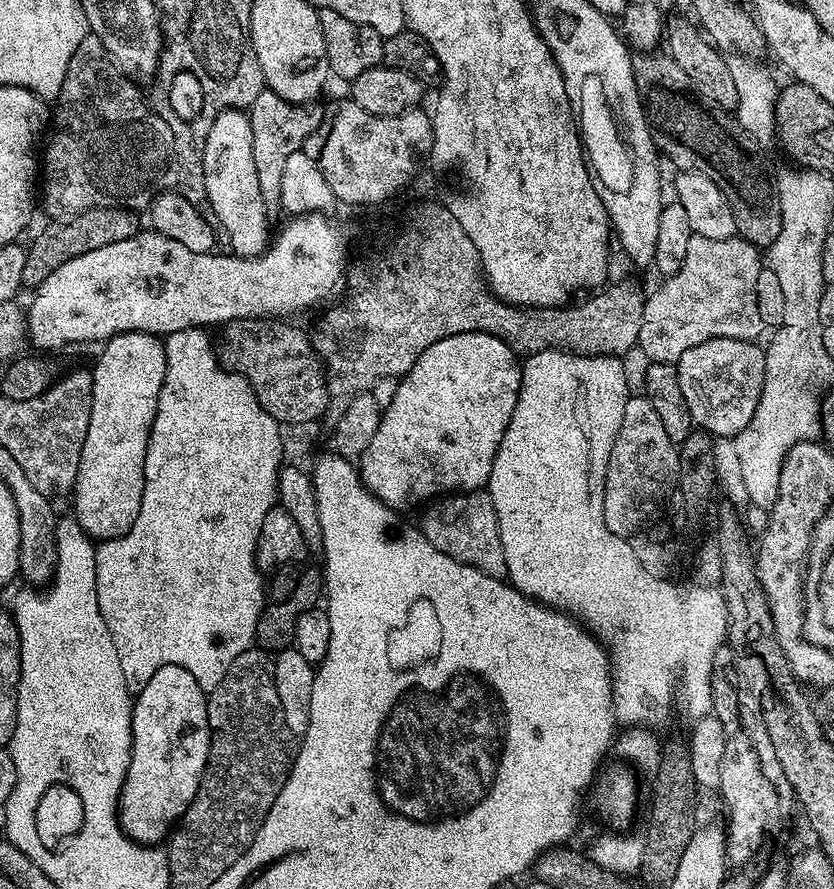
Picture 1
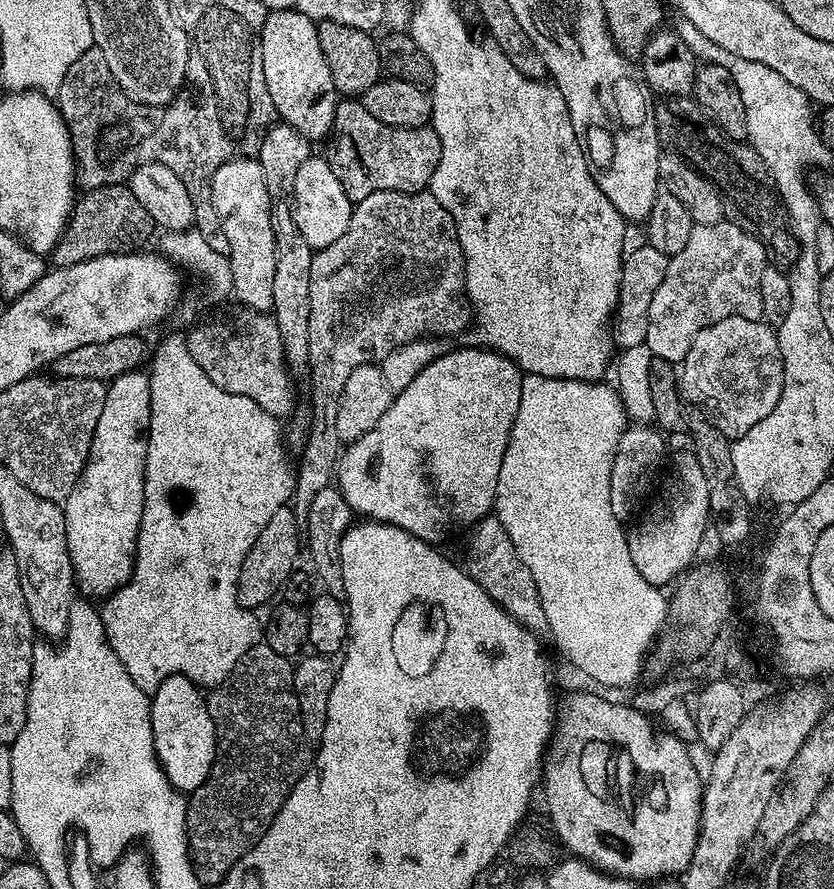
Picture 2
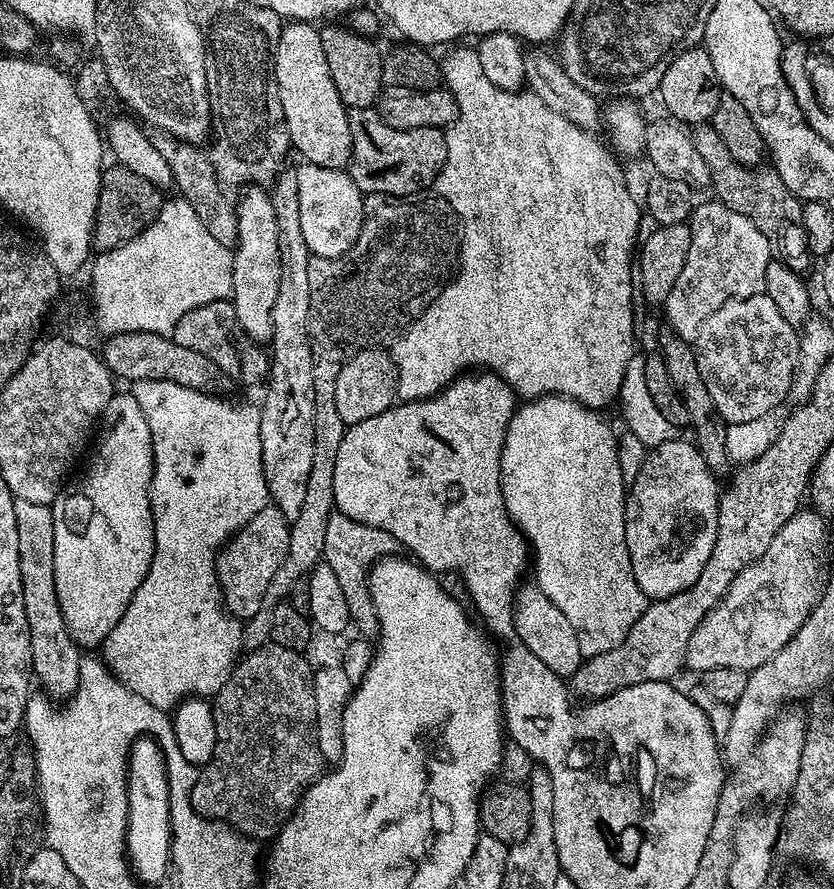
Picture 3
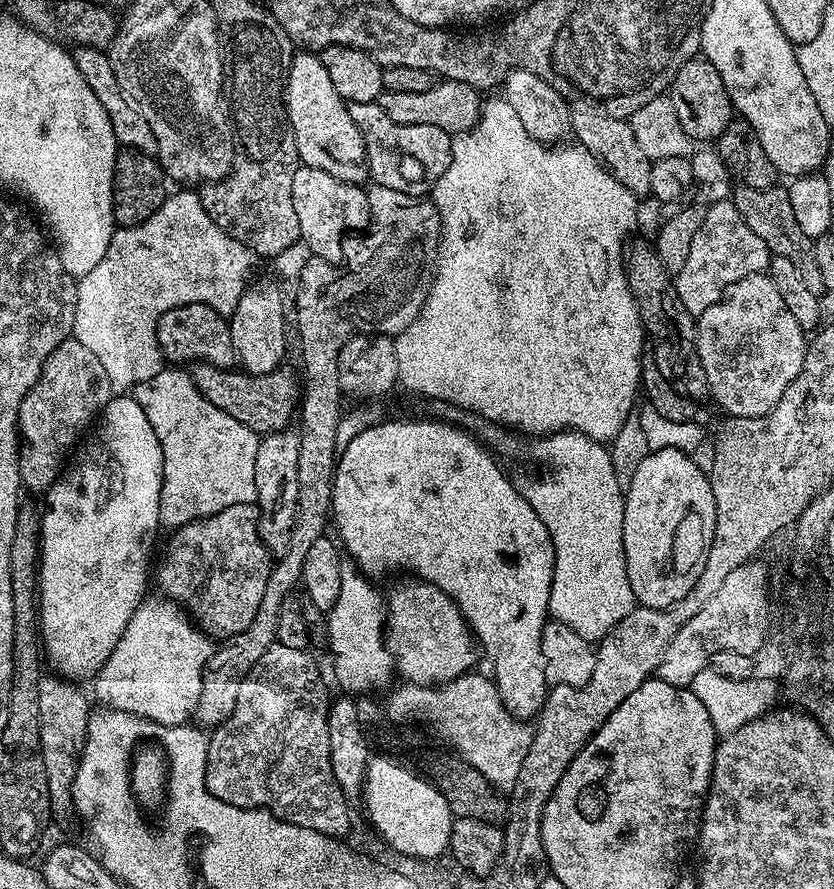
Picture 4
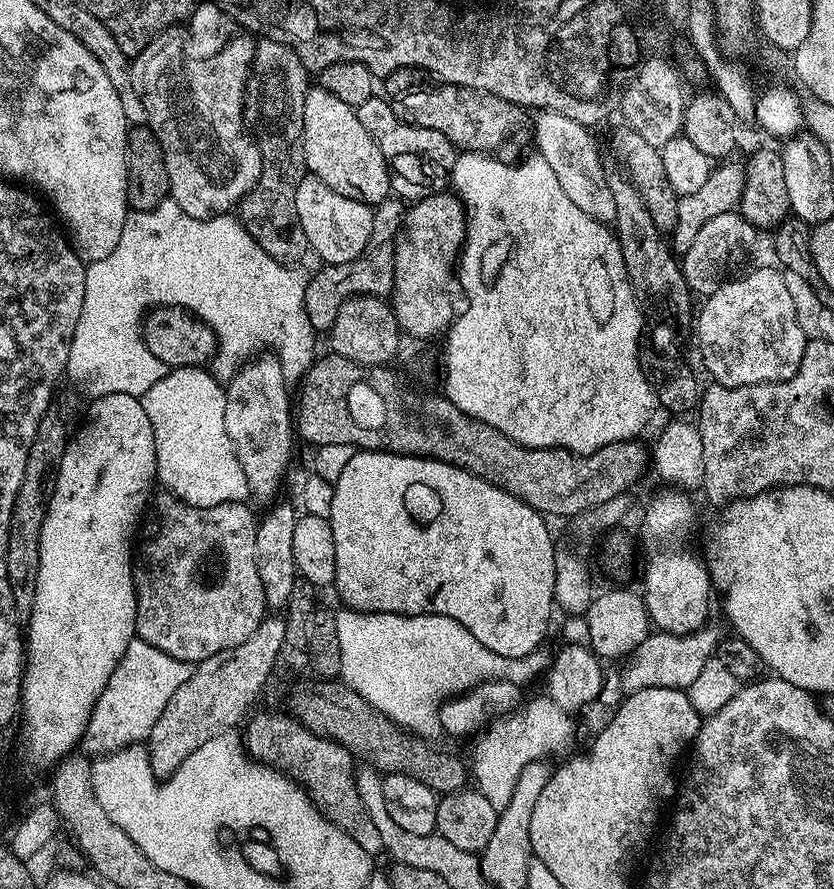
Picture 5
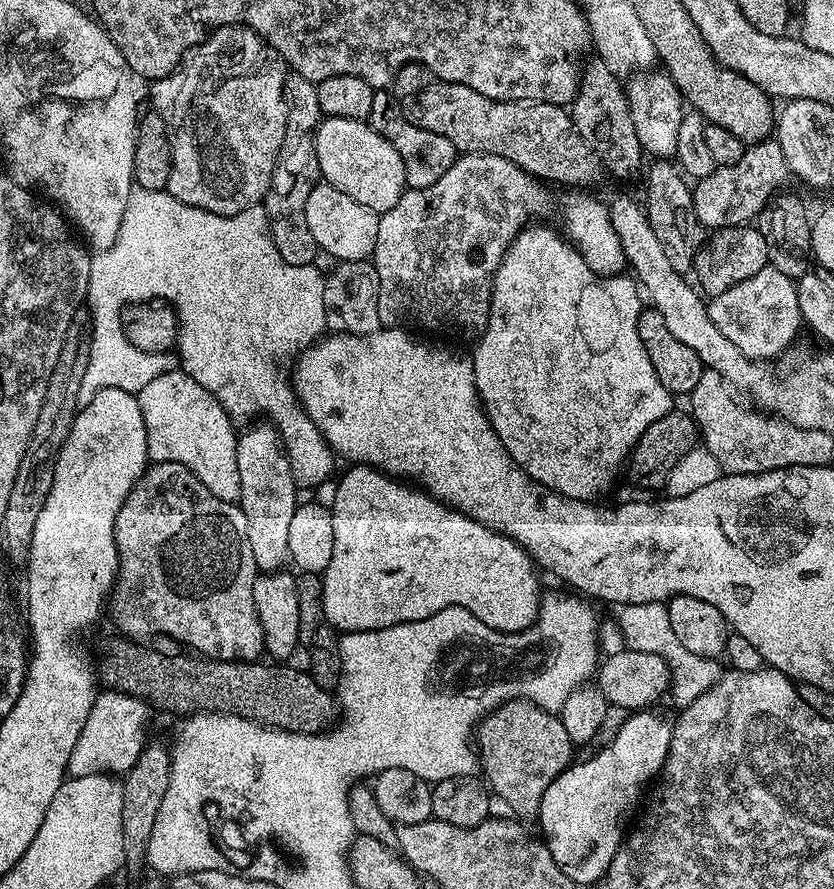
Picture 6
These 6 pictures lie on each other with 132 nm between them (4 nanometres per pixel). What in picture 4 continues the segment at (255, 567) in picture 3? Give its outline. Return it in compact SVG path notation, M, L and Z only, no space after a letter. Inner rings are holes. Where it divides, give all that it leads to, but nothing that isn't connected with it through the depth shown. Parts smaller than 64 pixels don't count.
M255 503L230 506L213 516L183 524L169 536L172 537L164 548L164 557L154 568L154 584L160 587L159 595L183 606L196 627L213 641L223 642L234 634L245 632L254 622L254 614L258 614L258 605L262 603L262 594L266 594L266 582L274 563L260 537L260 509Z

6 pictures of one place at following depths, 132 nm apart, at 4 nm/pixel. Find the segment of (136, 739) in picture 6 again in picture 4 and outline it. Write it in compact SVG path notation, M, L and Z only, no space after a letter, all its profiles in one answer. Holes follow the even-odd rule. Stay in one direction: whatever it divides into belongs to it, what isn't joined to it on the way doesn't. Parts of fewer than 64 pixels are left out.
M167 598L155 599L141 600L130 622L126 622L126 630L122 630L122 638L118 638L118 646L114 646L108 663L96 672L96 696L104 703L101 705L105 709L114 712L129 712L132 716L146 718L162 726L188 724L202 694L204 667L213 654L214 641L196 627L192 617L176 601Z

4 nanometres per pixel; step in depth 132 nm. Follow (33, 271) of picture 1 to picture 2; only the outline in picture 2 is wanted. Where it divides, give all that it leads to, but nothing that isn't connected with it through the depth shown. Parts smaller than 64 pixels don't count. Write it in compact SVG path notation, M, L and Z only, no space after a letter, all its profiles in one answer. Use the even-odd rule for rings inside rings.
M124 184L93 188L85 191L73 203L72 213L68 215L68 224L54 246L50 260L55 267L65 268L78 262L86 262L90 258L134 252L143 245L140 243L151 232L154 232L154 225L150 214L146 214L146 206L142 206L142 202L134 198L131 188Z

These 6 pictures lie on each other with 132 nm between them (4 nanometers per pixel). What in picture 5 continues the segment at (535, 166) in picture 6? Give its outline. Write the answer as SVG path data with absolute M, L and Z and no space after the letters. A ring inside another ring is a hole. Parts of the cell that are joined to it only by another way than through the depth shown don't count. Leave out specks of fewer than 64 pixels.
M441 83L436 87L440 88L432 86L423 92L403 97L398 104L399 111L410 124L446 134L448 141L455 144L457 149L465 152L495 153L495 148L502 147L524 124L525 113L517 105L499 100L494 94L463 88L457 84Z

